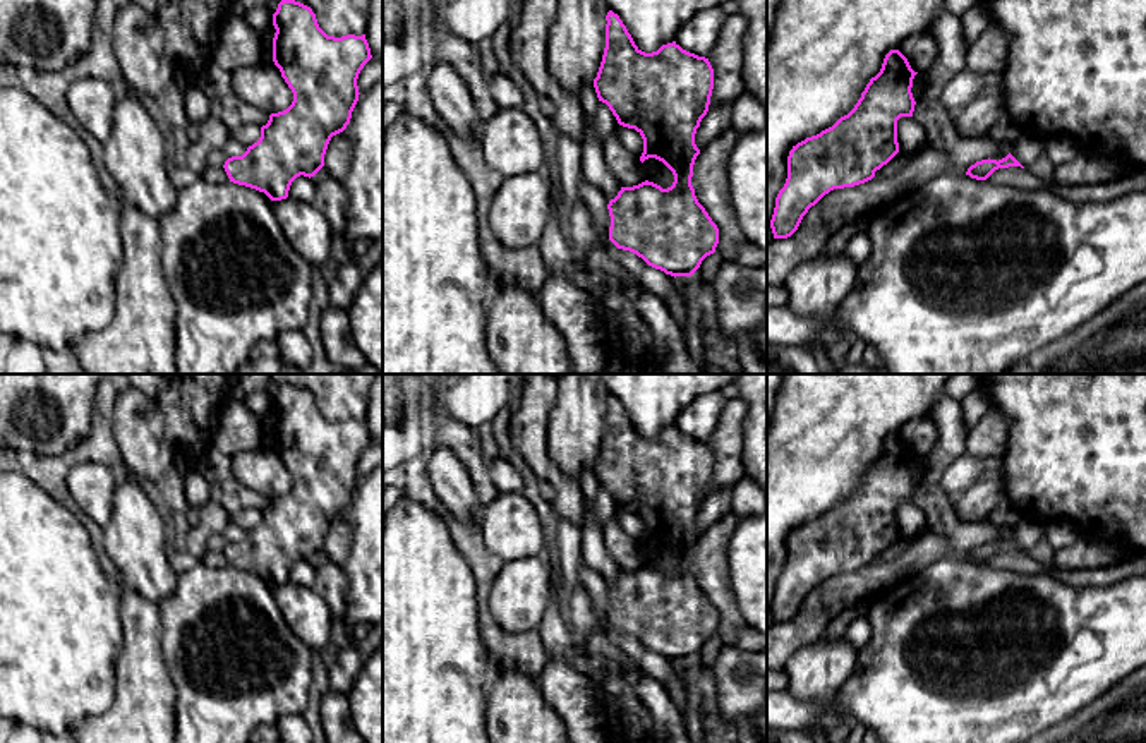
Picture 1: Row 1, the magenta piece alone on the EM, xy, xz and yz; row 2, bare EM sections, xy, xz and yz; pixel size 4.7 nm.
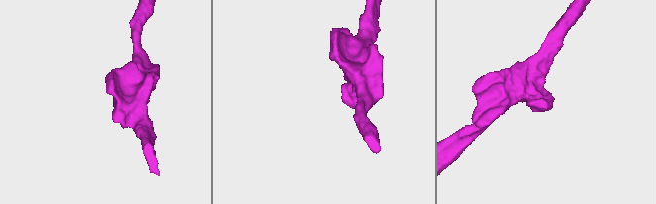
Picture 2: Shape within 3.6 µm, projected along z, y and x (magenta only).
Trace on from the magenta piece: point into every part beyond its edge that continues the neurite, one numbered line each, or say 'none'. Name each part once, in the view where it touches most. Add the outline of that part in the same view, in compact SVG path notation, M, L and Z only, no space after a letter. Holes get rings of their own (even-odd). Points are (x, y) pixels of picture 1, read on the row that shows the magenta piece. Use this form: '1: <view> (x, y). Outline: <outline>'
none

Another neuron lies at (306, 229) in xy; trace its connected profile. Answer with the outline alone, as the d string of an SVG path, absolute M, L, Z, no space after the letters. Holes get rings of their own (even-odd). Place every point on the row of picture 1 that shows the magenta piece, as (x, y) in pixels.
M290 197L273 201L273 214L299 256L316 269L328 263L333 252L333 232L312 202Z

